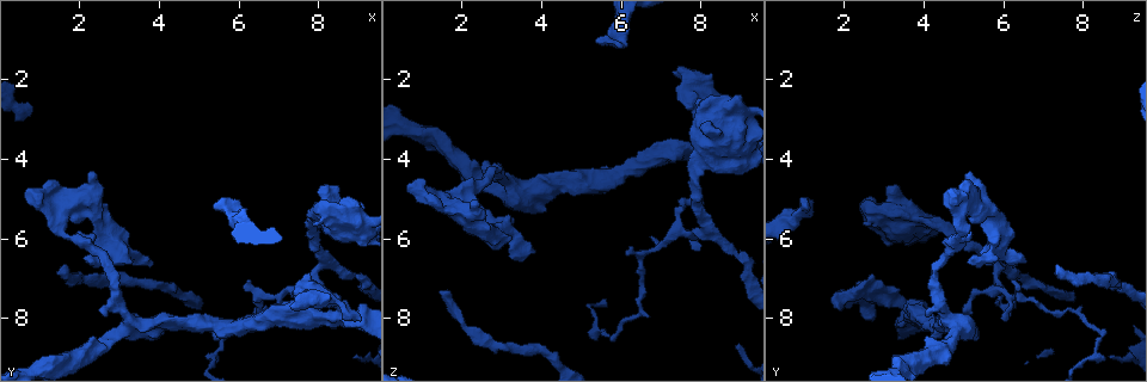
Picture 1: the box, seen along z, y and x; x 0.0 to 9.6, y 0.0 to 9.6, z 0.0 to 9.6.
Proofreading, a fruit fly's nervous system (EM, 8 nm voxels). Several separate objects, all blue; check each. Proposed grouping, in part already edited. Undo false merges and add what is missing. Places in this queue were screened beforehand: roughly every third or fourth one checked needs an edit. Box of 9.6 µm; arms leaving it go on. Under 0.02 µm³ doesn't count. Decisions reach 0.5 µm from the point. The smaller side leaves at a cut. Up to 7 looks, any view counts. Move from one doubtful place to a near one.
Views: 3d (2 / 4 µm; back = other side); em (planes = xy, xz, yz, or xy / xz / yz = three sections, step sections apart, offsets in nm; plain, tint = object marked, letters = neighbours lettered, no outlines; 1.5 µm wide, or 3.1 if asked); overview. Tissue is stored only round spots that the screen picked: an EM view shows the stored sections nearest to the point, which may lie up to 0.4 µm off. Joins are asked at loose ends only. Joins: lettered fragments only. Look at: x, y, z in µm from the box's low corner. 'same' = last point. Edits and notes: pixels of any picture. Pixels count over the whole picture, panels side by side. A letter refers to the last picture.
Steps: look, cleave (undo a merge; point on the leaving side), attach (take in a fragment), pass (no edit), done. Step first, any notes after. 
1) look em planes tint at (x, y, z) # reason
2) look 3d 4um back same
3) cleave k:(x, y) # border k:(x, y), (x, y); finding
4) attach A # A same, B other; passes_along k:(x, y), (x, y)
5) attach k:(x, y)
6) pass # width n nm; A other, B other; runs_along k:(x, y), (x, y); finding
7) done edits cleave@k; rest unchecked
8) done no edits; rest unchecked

look 3d 2um at (6.30, 7.05, 6.20)

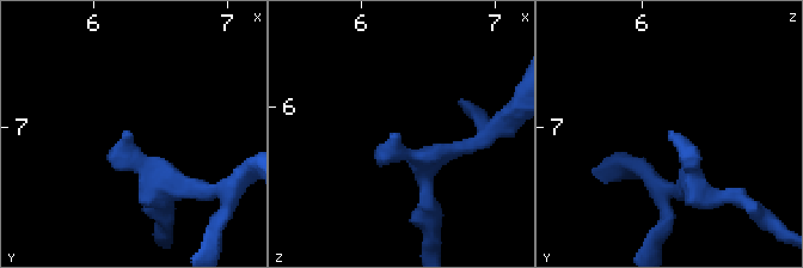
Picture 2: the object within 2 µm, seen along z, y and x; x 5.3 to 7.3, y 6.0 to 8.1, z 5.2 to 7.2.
look em planes letters at (6.26, 7.04, 6.20)

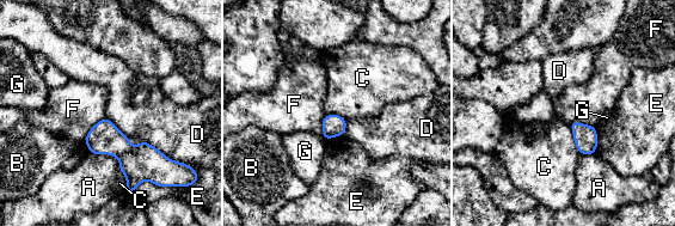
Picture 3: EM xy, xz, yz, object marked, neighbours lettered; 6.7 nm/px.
pass # A other, B other, C other, D other, E other, F other, G other; border 3:(142, 140), (173, 160); none of them fits

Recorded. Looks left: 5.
look 3d 4um at (8.00, 7.65, 6.30) # free end

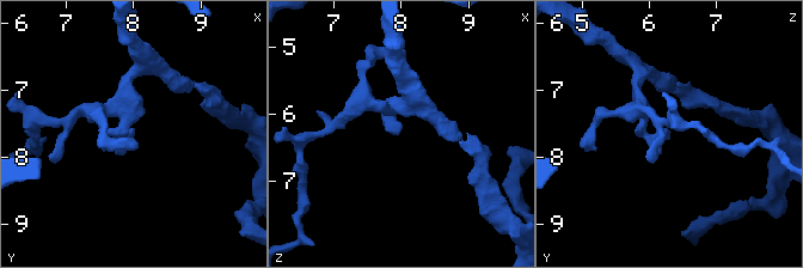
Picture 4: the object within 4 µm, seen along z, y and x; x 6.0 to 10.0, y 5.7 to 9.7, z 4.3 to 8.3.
look em planes letters at (8.00, 7.65, 6.25)

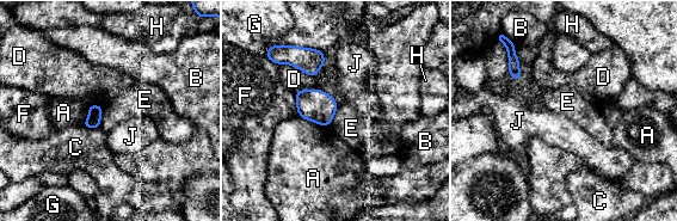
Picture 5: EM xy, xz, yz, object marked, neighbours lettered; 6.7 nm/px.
pass # longest_contact D 260 nm; A other, B other, C other, D other, E other, F other, G other, H other, J other; border 5:(103, 105), (99, 126); none of them fits

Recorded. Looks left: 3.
look em planes plain at (3.80, 6.65, 6.40) # free end

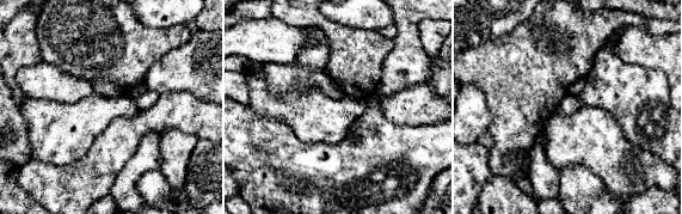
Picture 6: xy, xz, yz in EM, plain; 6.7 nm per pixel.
look em planes letters same

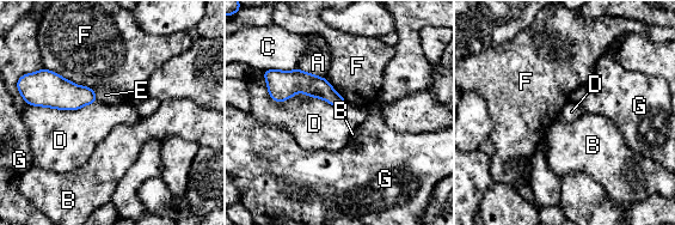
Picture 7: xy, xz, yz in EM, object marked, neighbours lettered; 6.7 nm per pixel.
pass # A other, B other, C other, D other, E other, F other, G other; border 7:(264, 79), (277, 102), (347, 104); no lettered fragment goes on from it

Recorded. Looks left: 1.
done no edits; rest unchecked

